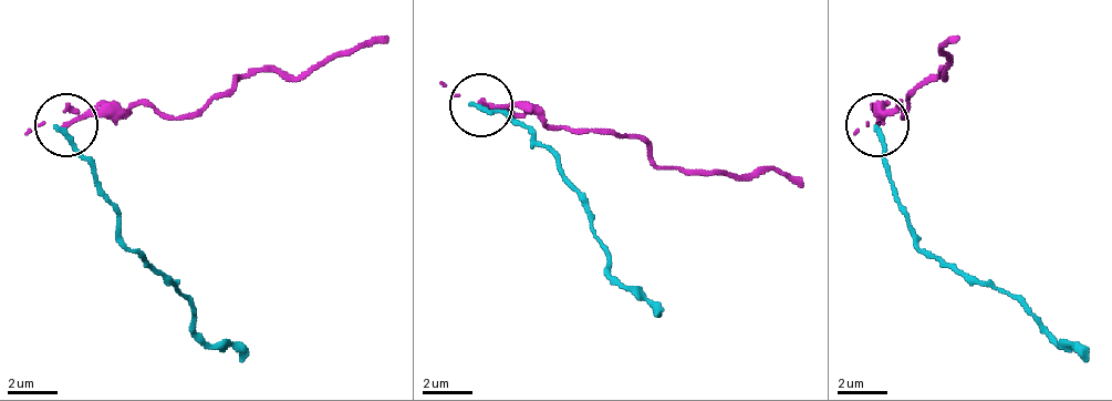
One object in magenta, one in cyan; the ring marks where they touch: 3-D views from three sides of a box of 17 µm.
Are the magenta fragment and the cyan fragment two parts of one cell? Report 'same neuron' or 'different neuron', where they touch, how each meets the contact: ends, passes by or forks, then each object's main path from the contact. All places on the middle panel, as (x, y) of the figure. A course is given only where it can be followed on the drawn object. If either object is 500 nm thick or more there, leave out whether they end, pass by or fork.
different neuron; place (481, 104); magenta passes by; cyan ends; course magenta (479, 106), (530, 106), (549, 125), (617, 131), (662, 170), (775, 170), (800, 188); course cyan (479, 106), (542, 144), (605, 245), (605, 264), (662, 314)

